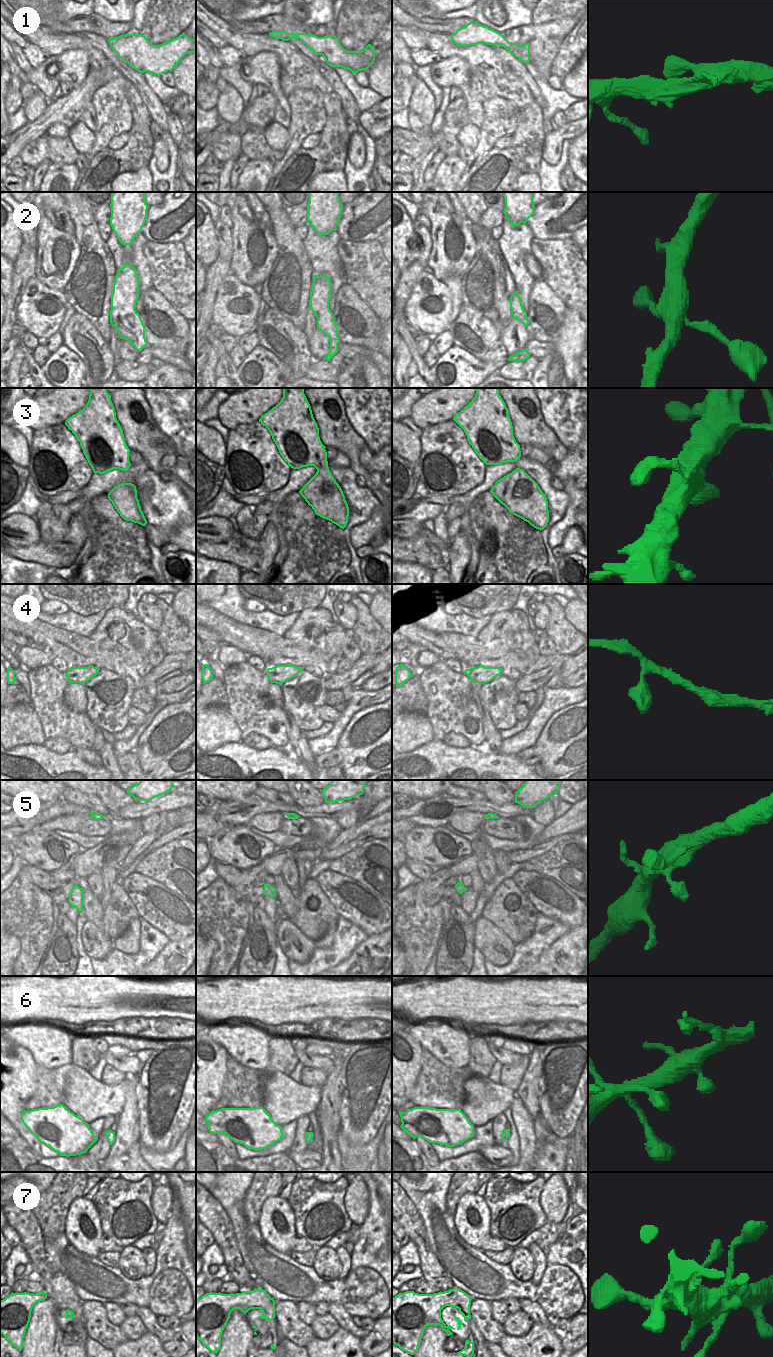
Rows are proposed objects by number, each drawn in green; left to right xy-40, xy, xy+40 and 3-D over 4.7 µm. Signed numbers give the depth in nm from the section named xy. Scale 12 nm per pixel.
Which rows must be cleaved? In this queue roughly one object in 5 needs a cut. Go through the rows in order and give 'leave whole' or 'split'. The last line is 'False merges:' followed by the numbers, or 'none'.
1: leave whole
2: leave whole
3: leave whole
4: leave whole
5: leave whole
6: leave whole
7: leave whole
False merges: none

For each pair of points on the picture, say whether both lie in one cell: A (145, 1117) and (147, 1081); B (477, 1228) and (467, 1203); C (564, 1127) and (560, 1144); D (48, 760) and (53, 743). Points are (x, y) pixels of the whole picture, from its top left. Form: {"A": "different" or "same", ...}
{"A": "same", "B": "same", "C": "different", "D": "different"}

